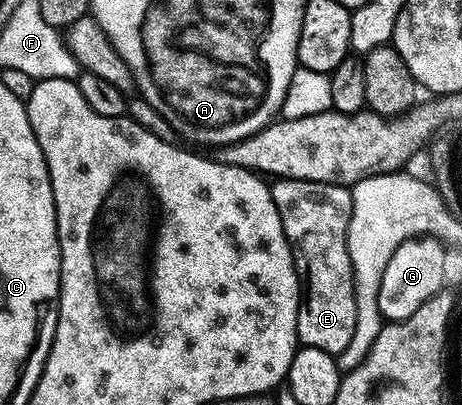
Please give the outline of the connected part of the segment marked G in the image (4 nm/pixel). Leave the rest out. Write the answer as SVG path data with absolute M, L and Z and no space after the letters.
M433 237L409 239L392 253L392 261L388 261L388 269L384 269L384 277L380 277L378 290L378 309L383 320L397 321L412 317L428 297L443 290L444 284L444 255L446 247Z

